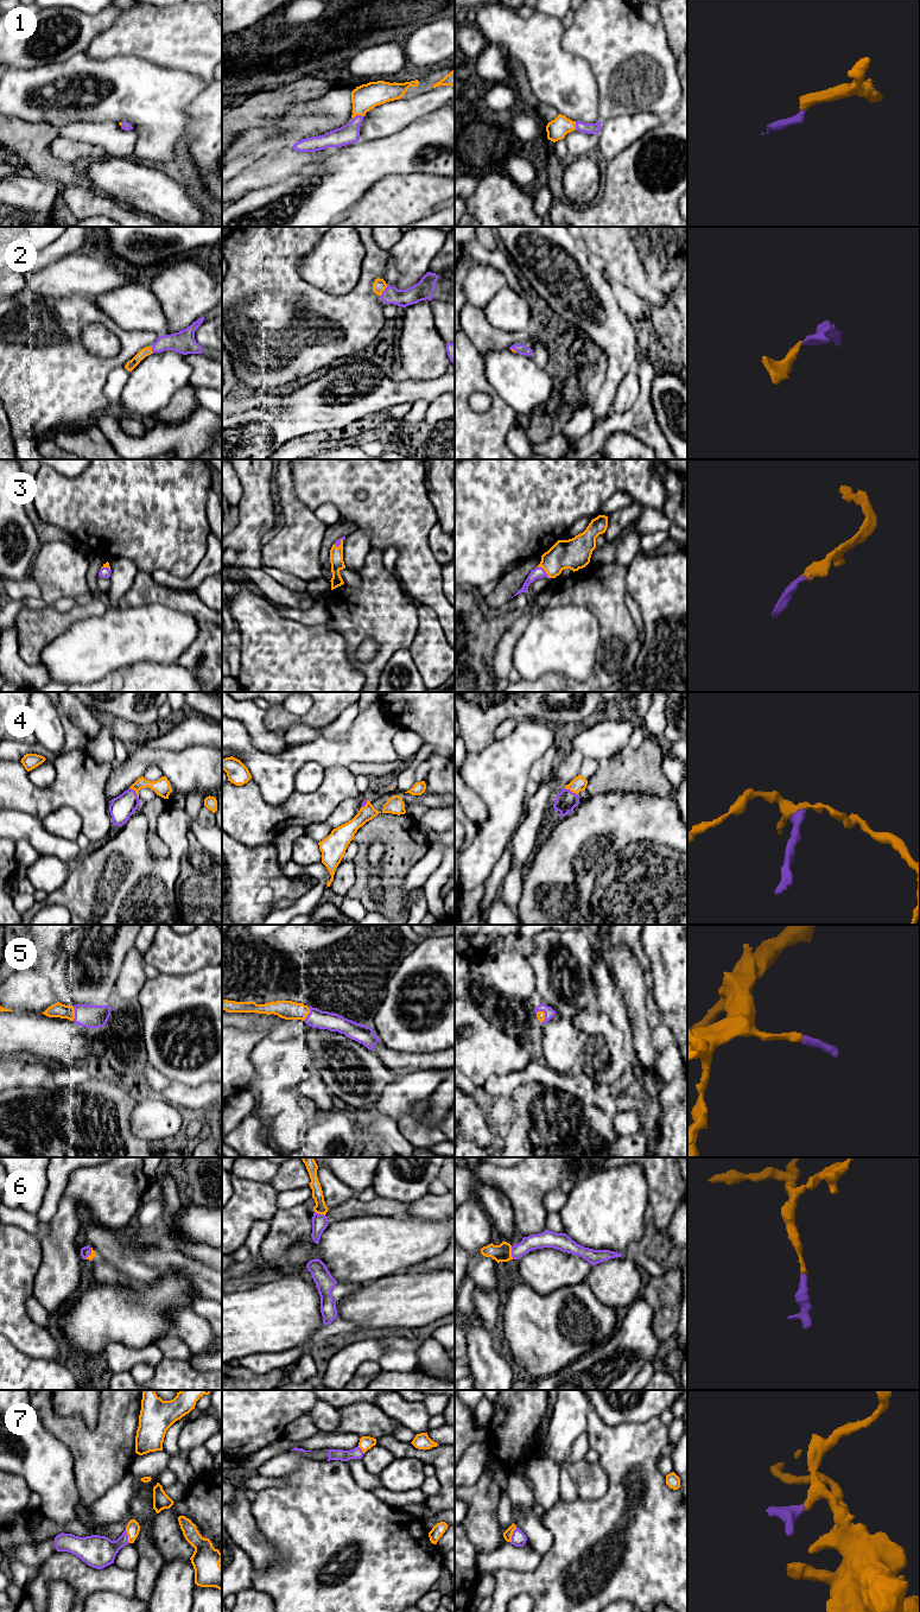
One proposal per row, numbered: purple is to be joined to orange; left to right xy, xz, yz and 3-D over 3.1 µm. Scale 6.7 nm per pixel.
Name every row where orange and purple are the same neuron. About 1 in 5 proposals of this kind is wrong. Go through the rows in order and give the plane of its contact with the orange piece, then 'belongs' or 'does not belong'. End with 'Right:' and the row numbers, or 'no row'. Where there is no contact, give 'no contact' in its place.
1: xz | belongs
2: xz | belongs
3: yz | belongs
4: yz | belongs
5: xy | belongs
6: yz | belongs
7: yz | belongs
Right: 1, 2, 3, 4, 5, 6, 7

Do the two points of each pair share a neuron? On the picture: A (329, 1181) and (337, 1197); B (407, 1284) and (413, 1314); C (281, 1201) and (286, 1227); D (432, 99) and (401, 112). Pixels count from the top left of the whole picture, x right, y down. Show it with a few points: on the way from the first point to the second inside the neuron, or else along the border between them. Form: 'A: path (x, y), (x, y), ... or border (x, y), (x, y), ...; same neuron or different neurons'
A: path (331, 1185), (335, 1193); same neuron
B: path (407, 1292), (411, 1307); same neuron
C: border (308, 1203), (302, 1203), (290, 1208), (278, 1208); different neurons
D: path (425, 102), (408, 109); same neuron

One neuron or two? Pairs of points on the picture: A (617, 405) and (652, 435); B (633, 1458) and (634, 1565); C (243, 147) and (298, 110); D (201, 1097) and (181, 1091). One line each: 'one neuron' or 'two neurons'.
A: two neurons
B: one neuron
C: one neuron
D: one neuron

